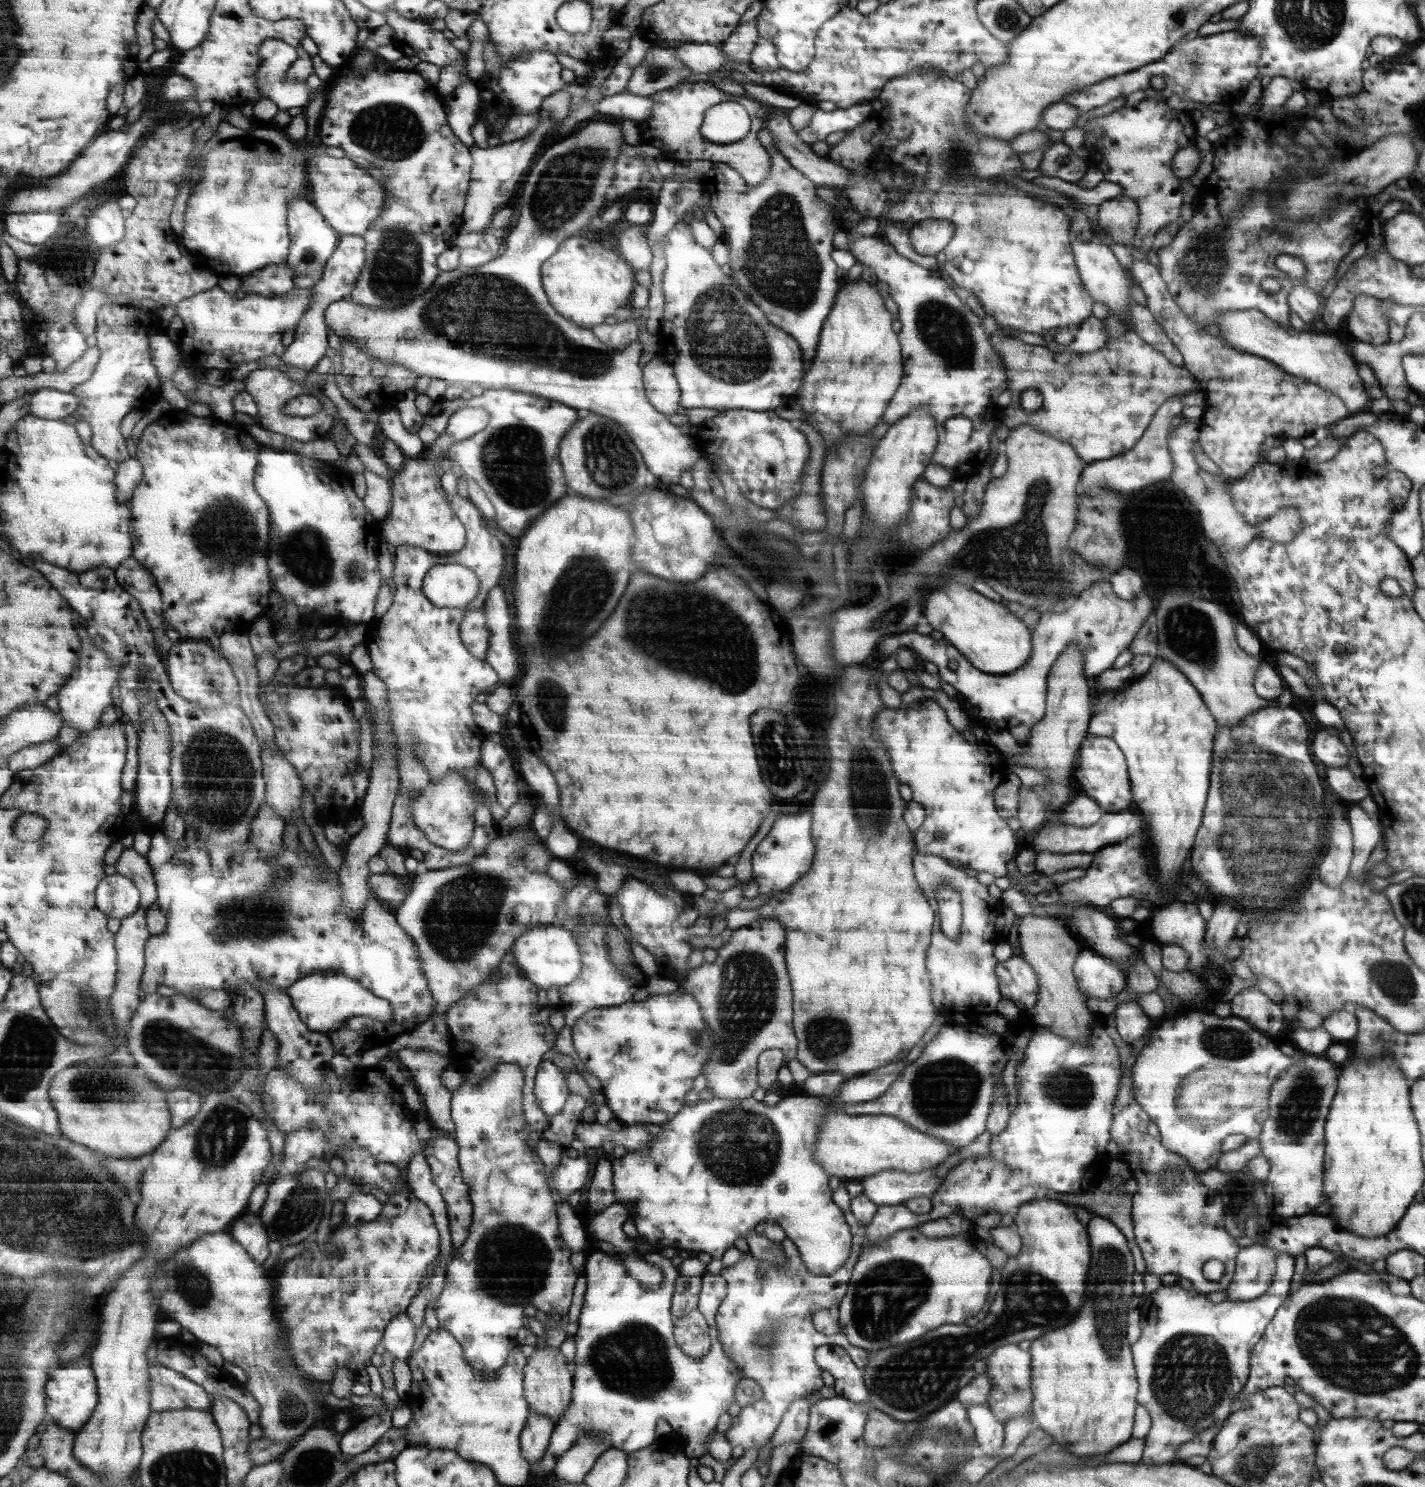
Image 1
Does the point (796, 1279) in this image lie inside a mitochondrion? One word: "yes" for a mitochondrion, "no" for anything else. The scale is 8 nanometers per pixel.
no

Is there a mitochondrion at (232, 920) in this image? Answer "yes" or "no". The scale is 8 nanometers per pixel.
yes

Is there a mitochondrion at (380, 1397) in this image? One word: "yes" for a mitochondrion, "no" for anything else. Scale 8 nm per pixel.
no

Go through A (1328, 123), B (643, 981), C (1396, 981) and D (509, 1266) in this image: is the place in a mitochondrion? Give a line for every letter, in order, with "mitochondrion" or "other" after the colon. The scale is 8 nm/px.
A: other
B: other
C: mitochondrion
D: mitochondrion

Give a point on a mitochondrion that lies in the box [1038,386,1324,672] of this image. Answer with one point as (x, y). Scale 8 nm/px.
(1067, 589)

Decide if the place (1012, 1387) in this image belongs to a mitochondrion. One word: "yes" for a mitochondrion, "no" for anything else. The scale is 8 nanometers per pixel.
yes

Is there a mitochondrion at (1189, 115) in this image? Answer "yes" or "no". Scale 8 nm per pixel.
no

